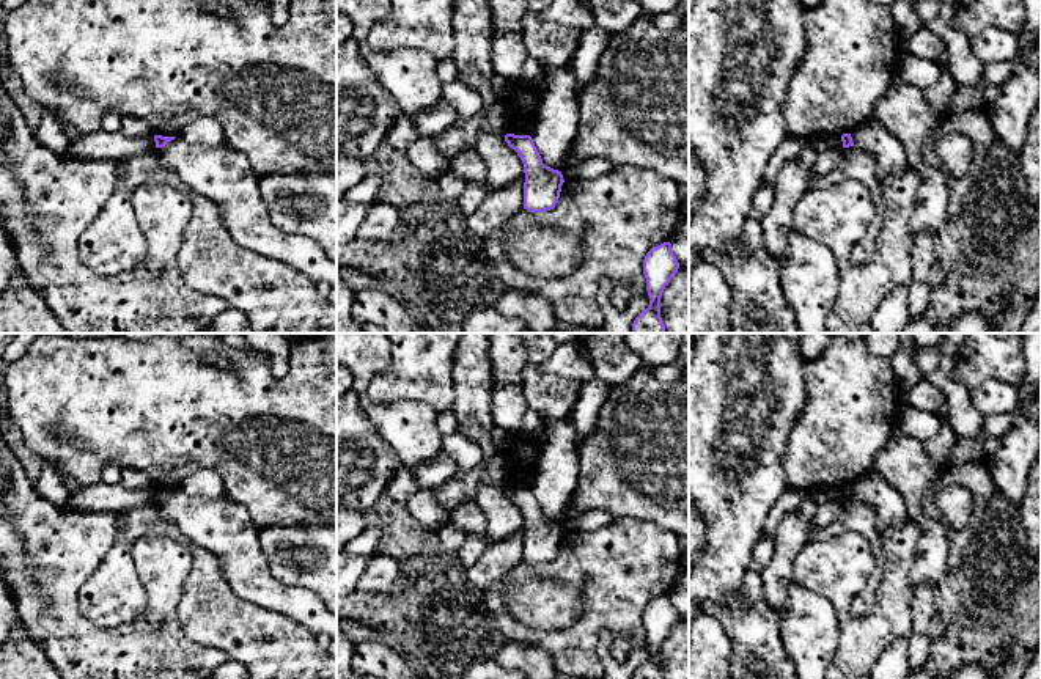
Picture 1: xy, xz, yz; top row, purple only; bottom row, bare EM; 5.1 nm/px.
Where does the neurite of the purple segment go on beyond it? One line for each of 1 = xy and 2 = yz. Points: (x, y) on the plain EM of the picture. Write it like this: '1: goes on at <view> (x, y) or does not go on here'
1: does not go on here
2: does not go on here

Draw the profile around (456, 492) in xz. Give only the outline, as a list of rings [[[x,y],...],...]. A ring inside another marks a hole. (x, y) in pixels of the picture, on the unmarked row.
[[[500,451],[487,465],[478,465],[464,476],[443,481],[432,490],[451,519],[459,506],[464,506],[467,501],[475,501],[481,484],[508,486],[508,464]]]

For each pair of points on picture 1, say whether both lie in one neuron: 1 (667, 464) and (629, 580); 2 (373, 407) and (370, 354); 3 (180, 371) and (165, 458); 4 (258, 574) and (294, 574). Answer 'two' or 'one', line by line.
1: two
2: one
3: one
4: two

